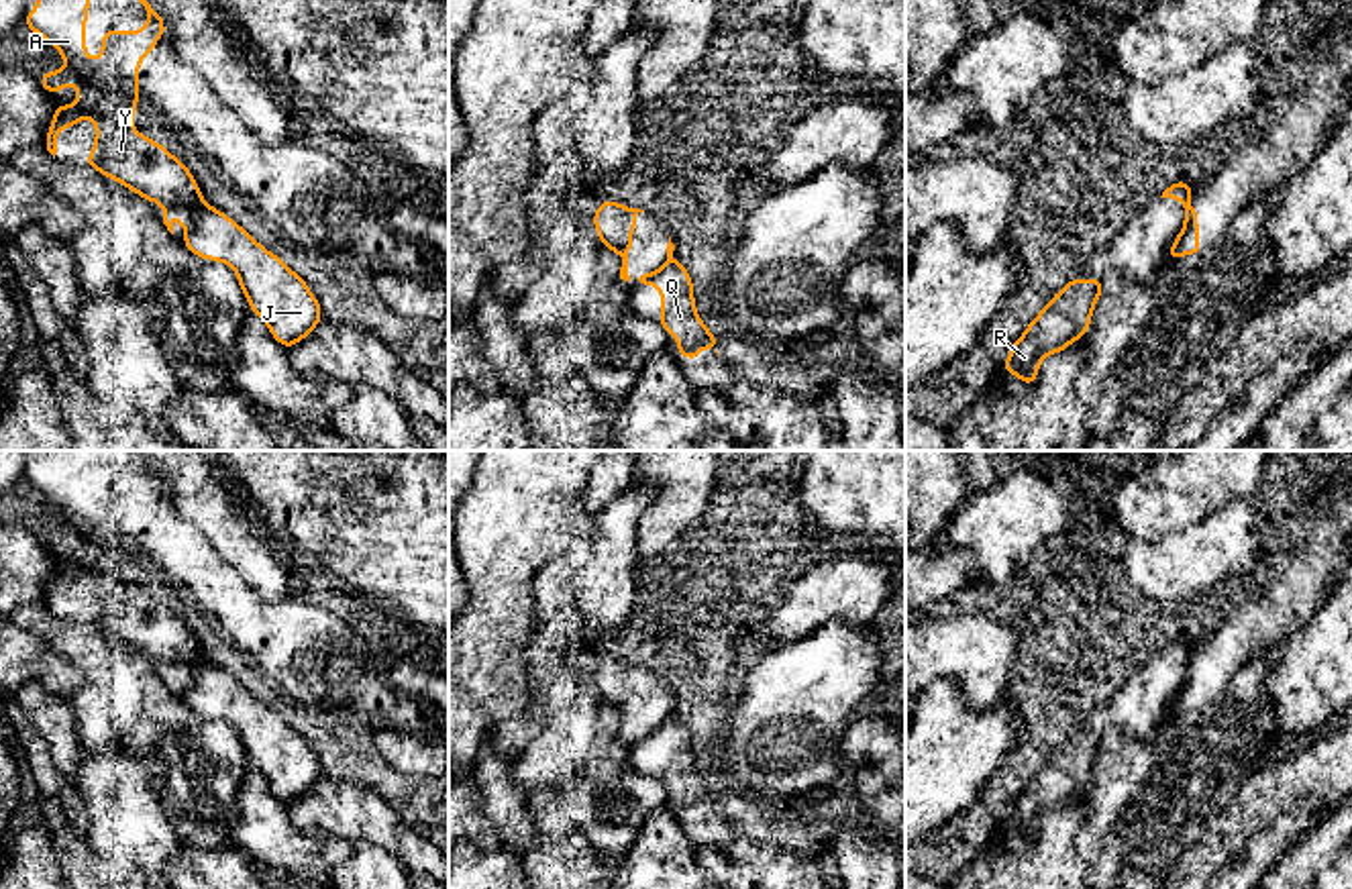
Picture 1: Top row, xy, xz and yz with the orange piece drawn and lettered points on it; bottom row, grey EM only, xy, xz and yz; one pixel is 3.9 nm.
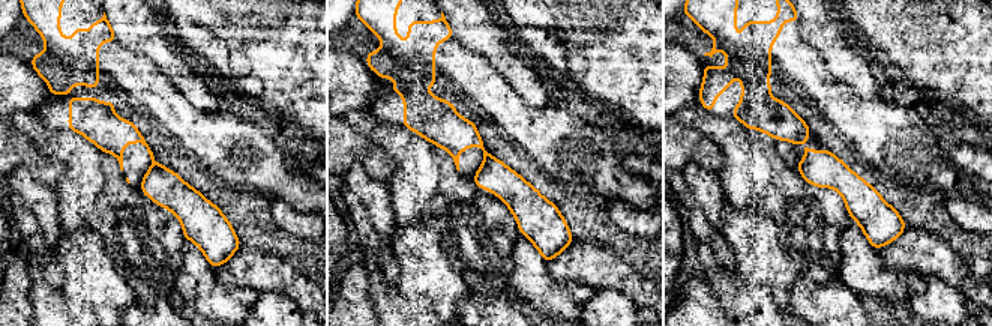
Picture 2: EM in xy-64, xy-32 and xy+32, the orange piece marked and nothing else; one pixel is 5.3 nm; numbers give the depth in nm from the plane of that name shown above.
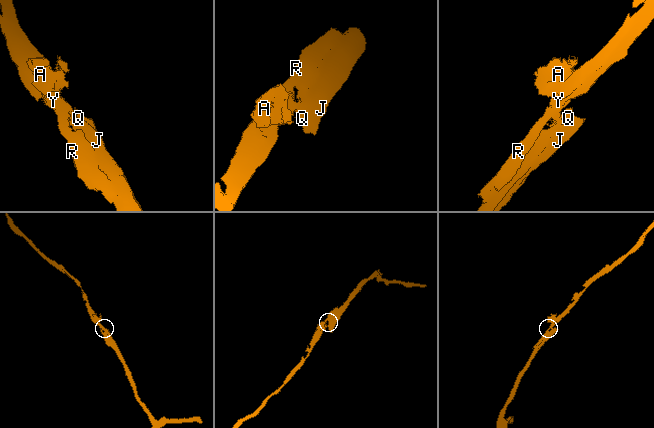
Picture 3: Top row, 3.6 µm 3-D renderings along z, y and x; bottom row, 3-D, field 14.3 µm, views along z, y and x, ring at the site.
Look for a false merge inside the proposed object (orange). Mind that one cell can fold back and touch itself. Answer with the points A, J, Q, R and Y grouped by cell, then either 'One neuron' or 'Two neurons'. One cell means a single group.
Groups: A R Y / J Q. Two neurons

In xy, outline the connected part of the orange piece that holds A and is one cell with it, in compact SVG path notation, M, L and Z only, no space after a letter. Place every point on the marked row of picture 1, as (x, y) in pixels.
M39 0L24 24L47 39L63 57L63 71L45 71L41 75L41 86L47 94L61 92L65 84L75 84L80 100L73 106L55 104L55 116L47 128L45 147L55 157L57 153L57 133L65 126L75 126L88 114L96 122L96 143L88 155L86 167L96 167L104 177L120 181L135 194L143 196L147 202L157 200L163 208L163 224L173 234L171 210L181 212L179 224L192 228L194 212L204 206L200 188L188 167L175 159L163 145L157 145L149 137L141 137L137 126L128 122L135 120L135 108L139 102L139 63L149 55L159 37L165 37L165 24L157 10L151 8L147 0L139 0L147 10L145 31L104 31L102 33L102 57L90 59L86 55L86 18L90 0Z

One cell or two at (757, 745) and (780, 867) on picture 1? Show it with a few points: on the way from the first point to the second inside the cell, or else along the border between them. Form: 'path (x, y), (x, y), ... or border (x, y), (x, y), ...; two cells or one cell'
border (743, 834), (771, 843); two cells

